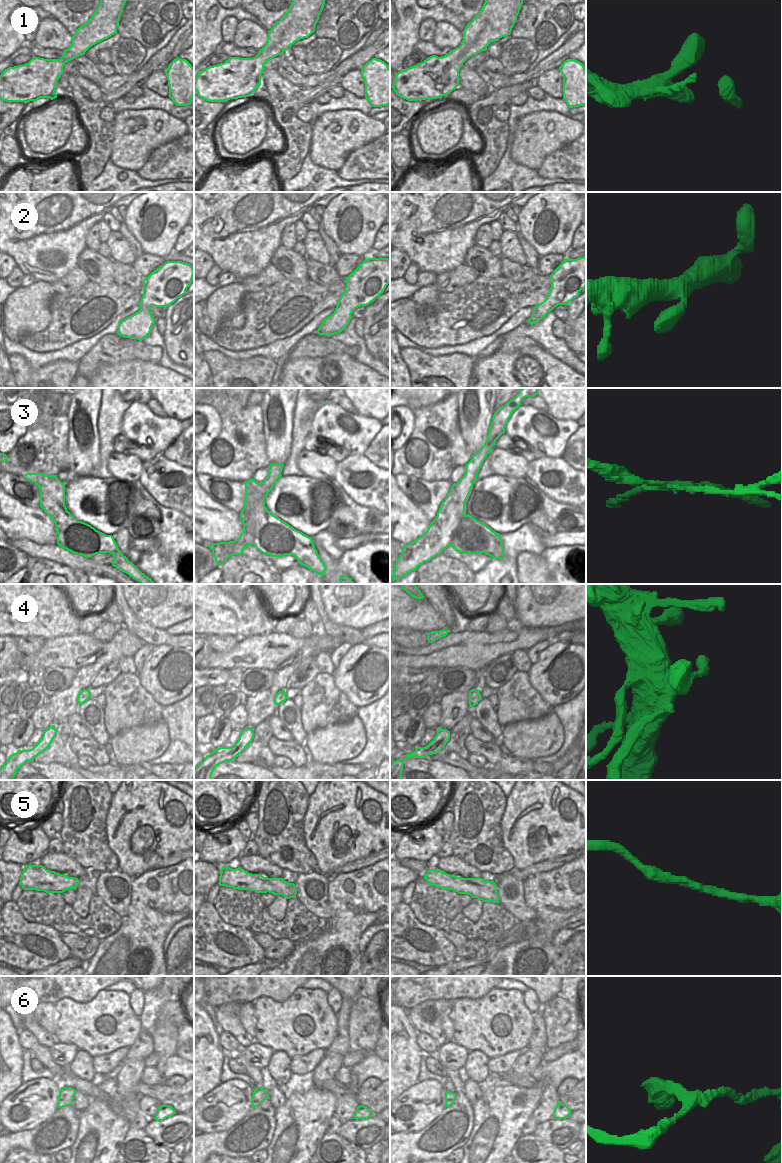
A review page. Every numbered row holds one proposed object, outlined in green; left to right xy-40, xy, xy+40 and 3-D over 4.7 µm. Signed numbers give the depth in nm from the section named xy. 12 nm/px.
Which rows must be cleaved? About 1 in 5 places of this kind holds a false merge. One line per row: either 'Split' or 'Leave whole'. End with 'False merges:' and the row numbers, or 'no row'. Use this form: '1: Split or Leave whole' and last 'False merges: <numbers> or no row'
1: Leave whole
2: Leave whole
3: Split
4: Leave whole
5: Leave whole
6: Leave whole
False merges: 3.

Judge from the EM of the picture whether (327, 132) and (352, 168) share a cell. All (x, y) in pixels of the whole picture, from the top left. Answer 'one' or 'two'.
two

